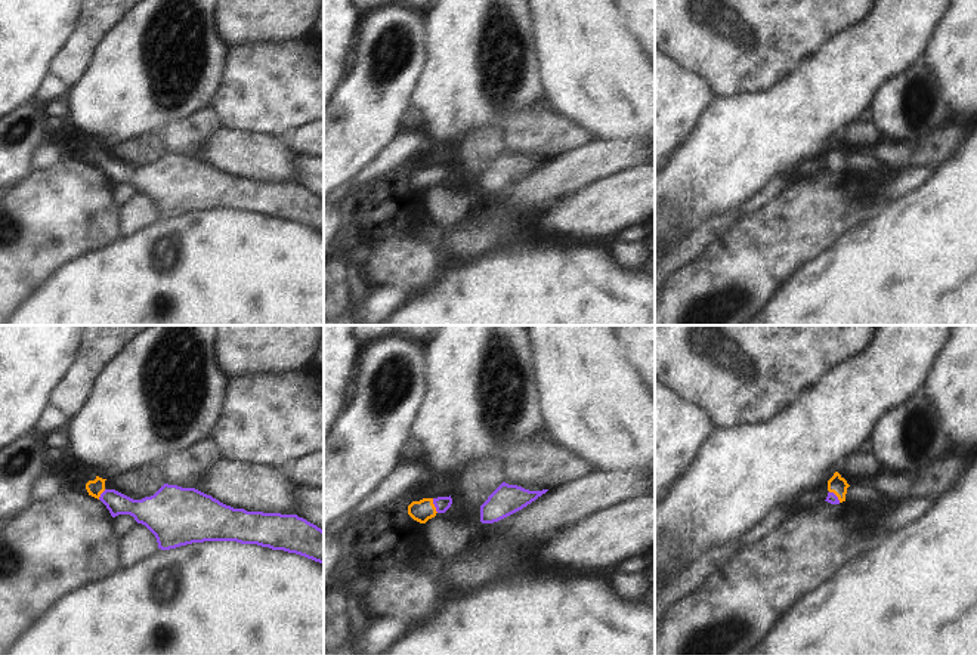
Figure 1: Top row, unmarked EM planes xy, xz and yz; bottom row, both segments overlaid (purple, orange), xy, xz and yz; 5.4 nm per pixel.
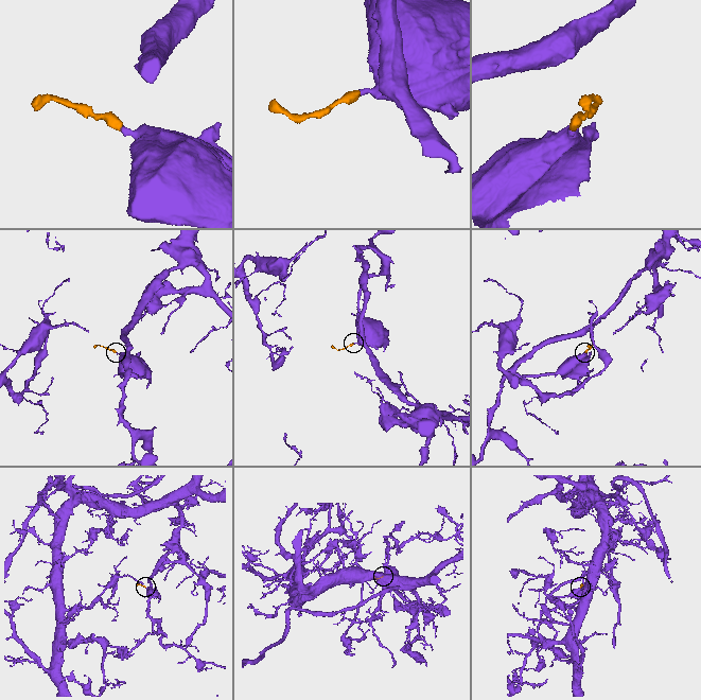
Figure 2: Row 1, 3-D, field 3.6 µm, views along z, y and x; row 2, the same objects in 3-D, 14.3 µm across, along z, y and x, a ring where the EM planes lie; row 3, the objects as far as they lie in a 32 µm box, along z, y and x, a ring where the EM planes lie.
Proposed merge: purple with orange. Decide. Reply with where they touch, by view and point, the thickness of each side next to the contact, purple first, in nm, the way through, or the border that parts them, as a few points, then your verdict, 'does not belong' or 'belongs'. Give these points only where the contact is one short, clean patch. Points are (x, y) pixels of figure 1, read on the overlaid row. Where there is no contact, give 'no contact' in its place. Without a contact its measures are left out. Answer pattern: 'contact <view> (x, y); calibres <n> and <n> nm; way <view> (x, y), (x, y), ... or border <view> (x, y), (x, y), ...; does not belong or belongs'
contact xz (435, 506); calibres 80 and 120 nm; way xz (441, 503), (435, 506), (421, 510); belongs

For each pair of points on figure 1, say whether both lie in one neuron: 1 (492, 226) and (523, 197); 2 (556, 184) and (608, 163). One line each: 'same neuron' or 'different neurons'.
1: different neurons
2: same neuron

